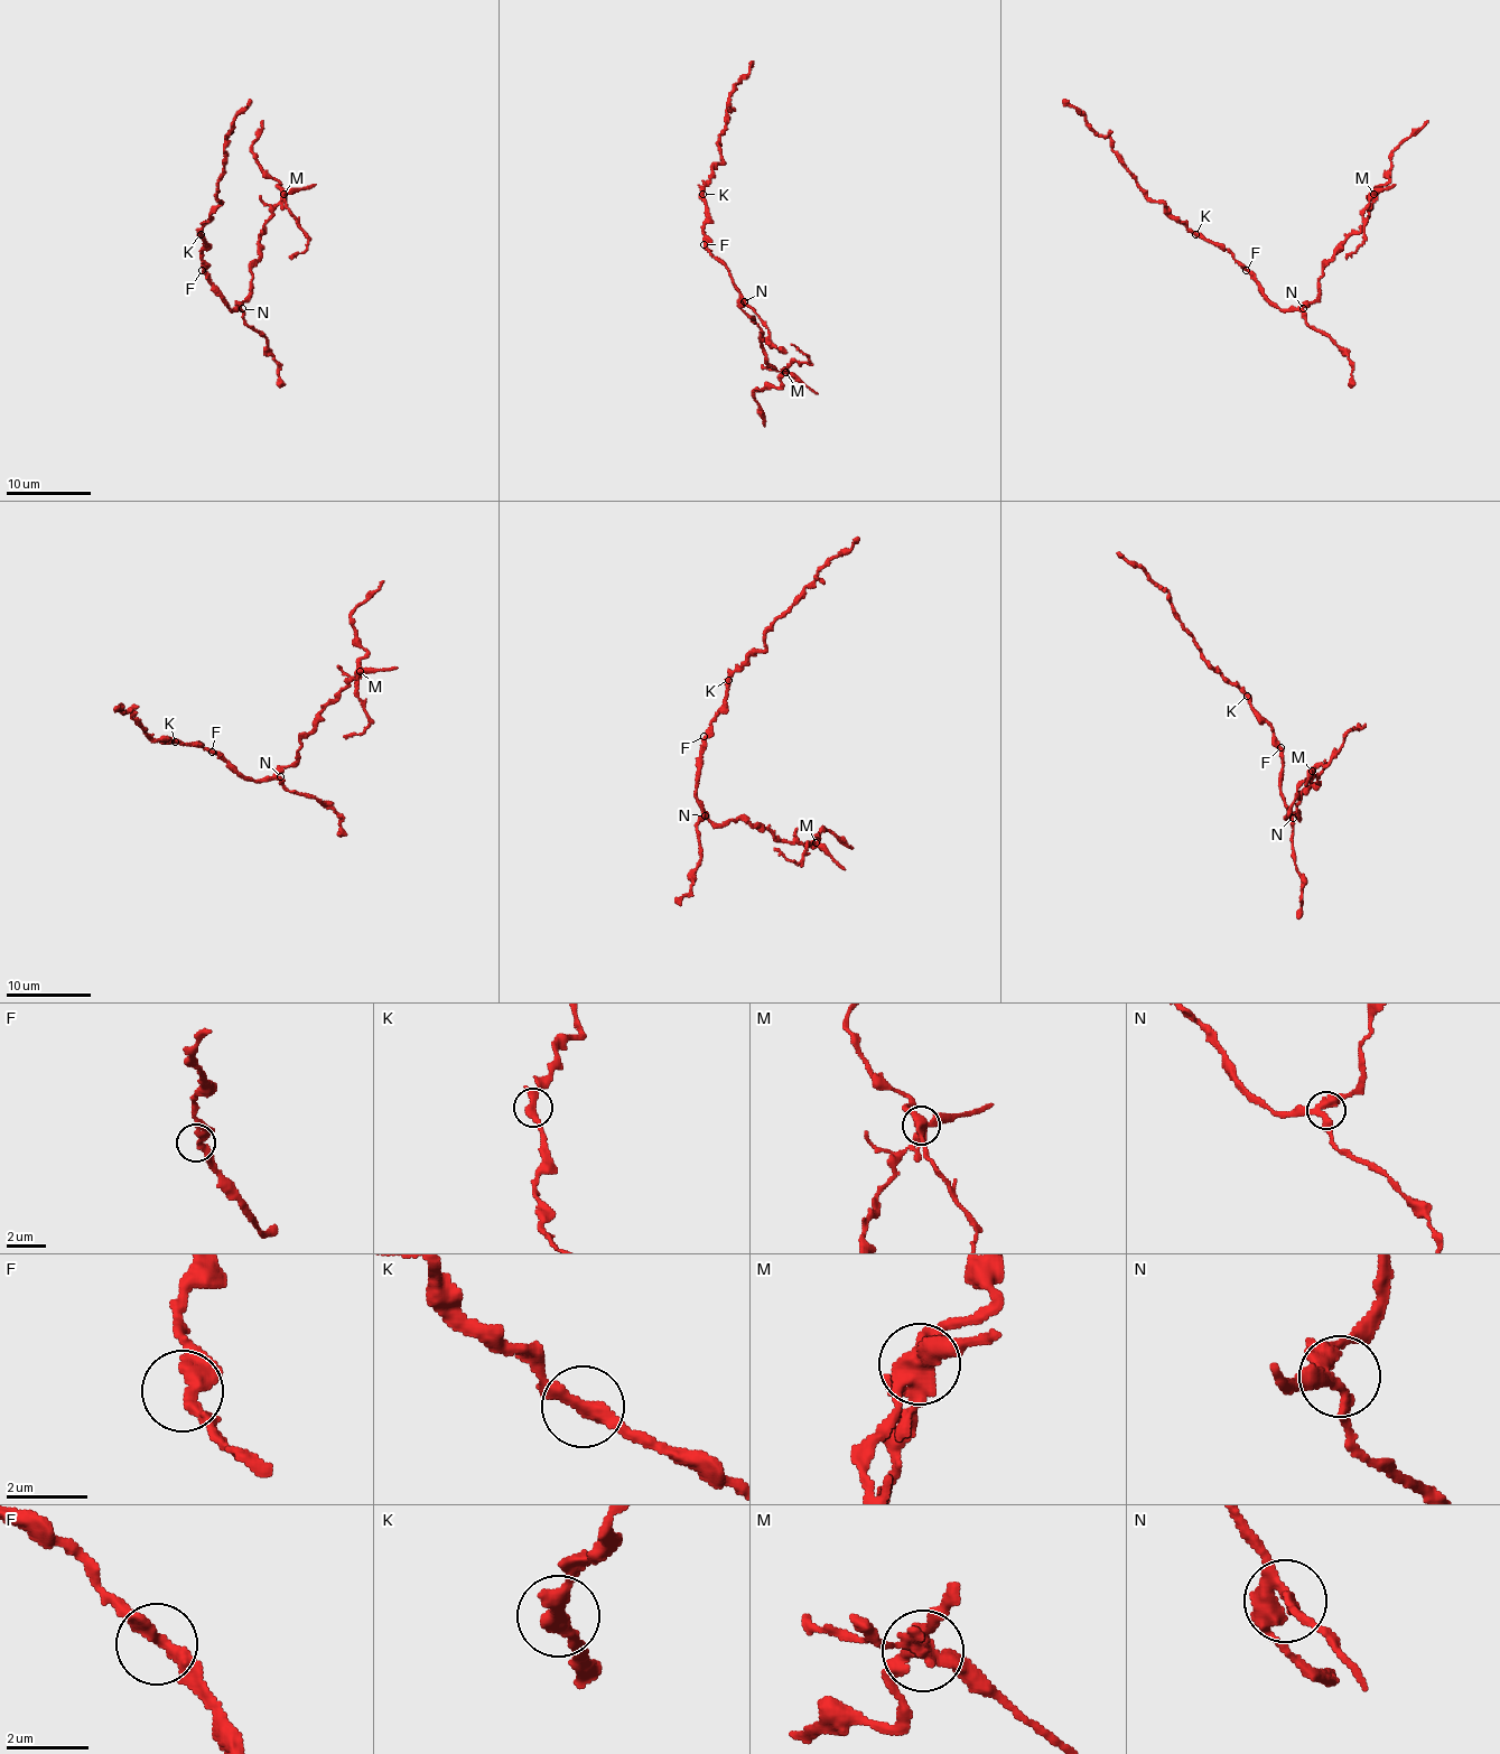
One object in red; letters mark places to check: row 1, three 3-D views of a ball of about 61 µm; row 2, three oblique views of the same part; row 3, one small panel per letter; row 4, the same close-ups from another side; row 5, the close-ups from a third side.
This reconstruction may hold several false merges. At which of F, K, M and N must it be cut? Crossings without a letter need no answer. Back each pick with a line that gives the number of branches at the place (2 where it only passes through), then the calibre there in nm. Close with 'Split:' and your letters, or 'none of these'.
M: 3 | 400 nm
Split: M

